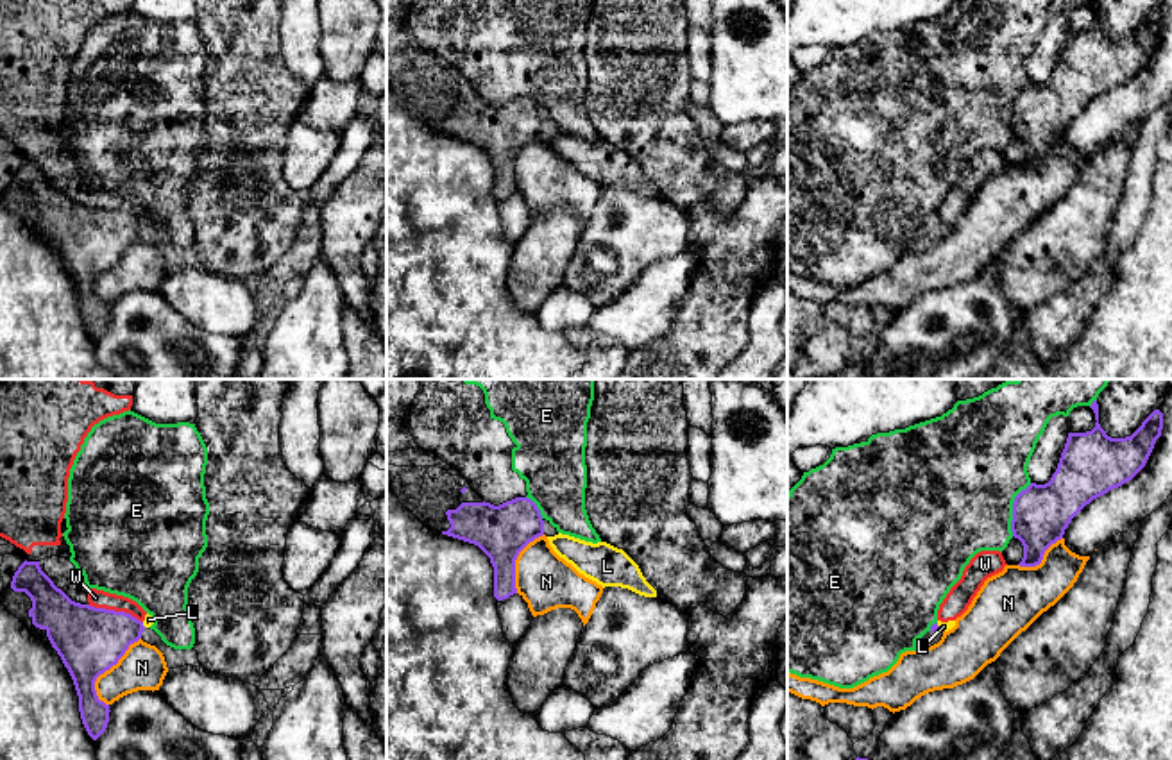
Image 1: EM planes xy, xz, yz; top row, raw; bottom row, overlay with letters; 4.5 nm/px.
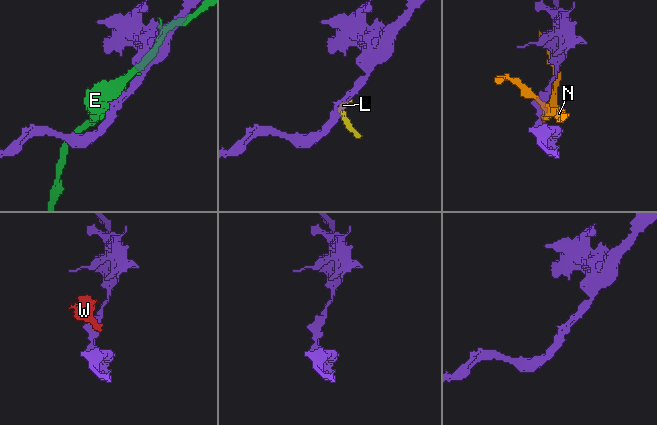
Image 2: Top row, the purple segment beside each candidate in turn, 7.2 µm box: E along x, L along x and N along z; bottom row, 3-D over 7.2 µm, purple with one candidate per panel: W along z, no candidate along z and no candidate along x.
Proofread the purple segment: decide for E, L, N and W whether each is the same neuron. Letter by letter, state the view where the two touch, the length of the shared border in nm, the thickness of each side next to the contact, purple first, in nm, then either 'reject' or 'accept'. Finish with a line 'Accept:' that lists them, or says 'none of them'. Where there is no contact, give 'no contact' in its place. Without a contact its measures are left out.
E: meets purple in yz; contact 260 nm long; 260 nm thick on the purple side, 480 nm on the other; reject
L: meets purple in yz; contact 40 nm long; 30 nm thick on the purple side, 50 nm on the other; reject
N: meets purple in xy; contact 340 nm long; 300 nm thick on the purple side, 200 nm on the other; reject
W: meets purple in xy; contact 260 nm long; 300 nm thick on the purple side, 80 nm on the other; reject
Accept: none of them

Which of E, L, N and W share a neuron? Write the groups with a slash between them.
E / L W / N

